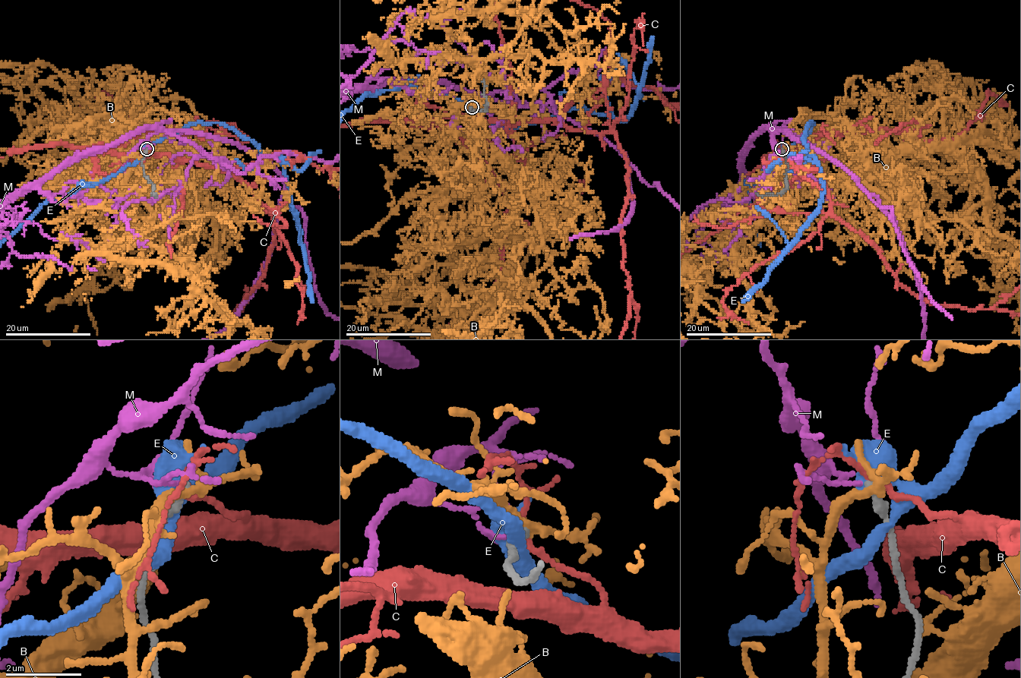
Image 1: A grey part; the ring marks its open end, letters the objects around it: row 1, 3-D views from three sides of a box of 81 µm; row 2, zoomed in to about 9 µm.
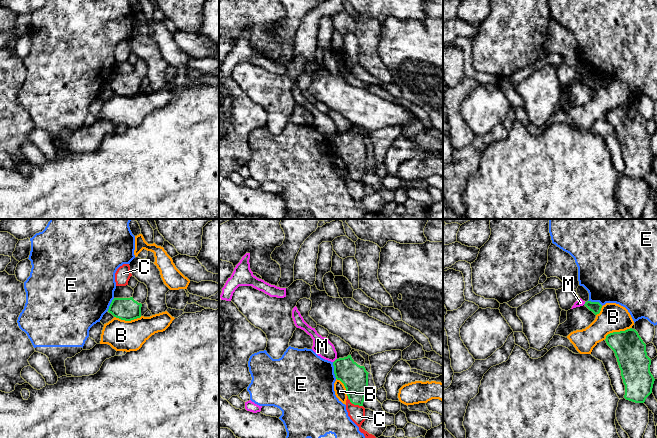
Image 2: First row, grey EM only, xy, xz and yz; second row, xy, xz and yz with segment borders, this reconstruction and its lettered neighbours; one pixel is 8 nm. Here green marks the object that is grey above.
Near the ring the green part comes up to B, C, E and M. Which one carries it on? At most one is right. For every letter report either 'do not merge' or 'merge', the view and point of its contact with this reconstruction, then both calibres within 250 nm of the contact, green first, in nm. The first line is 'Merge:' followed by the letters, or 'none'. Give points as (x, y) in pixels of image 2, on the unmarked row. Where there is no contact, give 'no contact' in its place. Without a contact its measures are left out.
Merge: none
B: do not merge; meets green in yz at (617, 108); 260 nm thick on the green side, 220 nm on the other
C: do not merge; meets green in xz at (353, 179); 200 nm thick on the green side, 130 nm on the other
E: do not merge; meets green in xz at (334, 146); 200 nm thick on the green side, 460 nm on the other
M: do not merge; meets green in xz at (335, 136); 200 nm thick on the green side, 150 nm on the other

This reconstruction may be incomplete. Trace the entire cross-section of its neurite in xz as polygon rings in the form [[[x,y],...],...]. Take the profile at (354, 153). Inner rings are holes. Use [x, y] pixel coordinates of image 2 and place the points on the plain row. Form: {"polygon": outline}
{"polygon": [[[358,127],[333,138],[334,150],[345,164],[348,175],[354,181],[363,182],[368,167],[368,148],[364,143],[365,135]]]}

